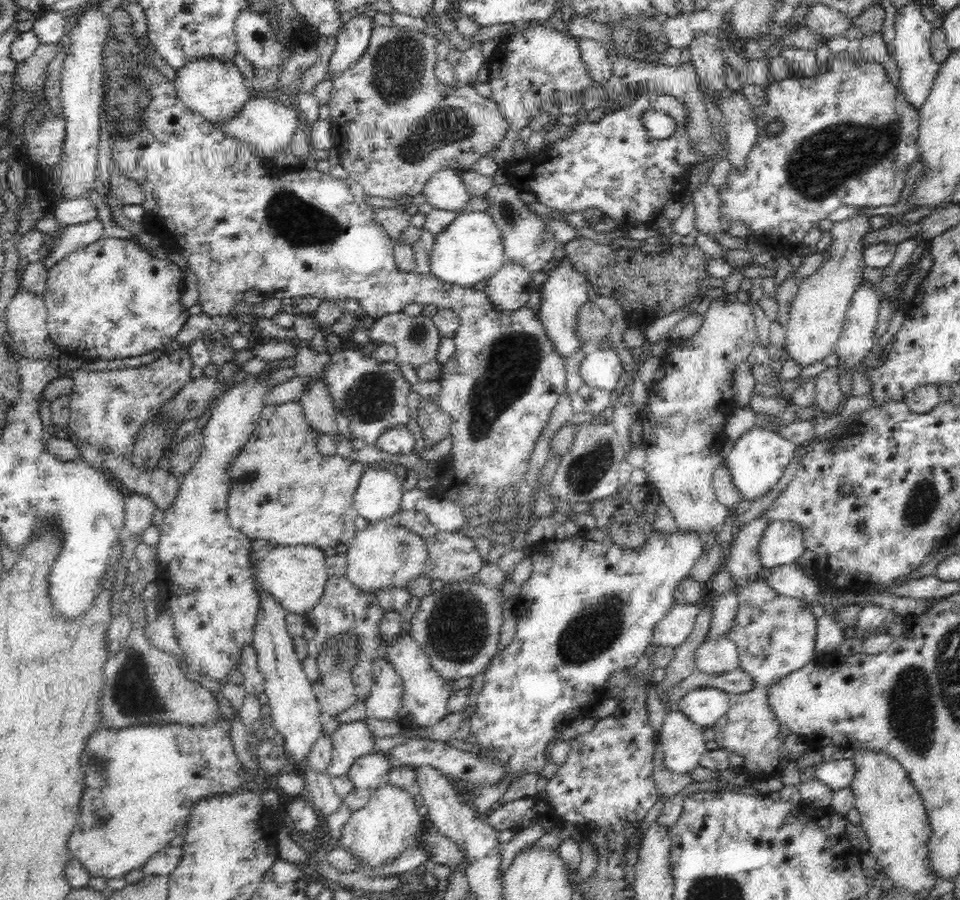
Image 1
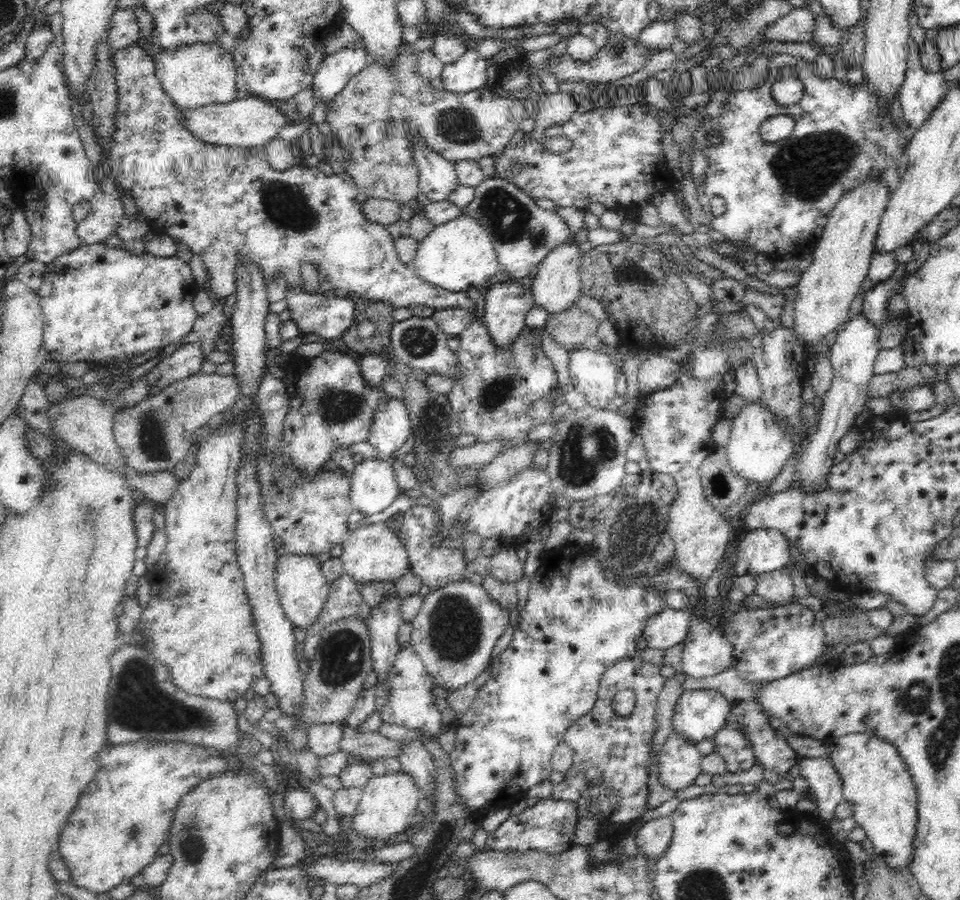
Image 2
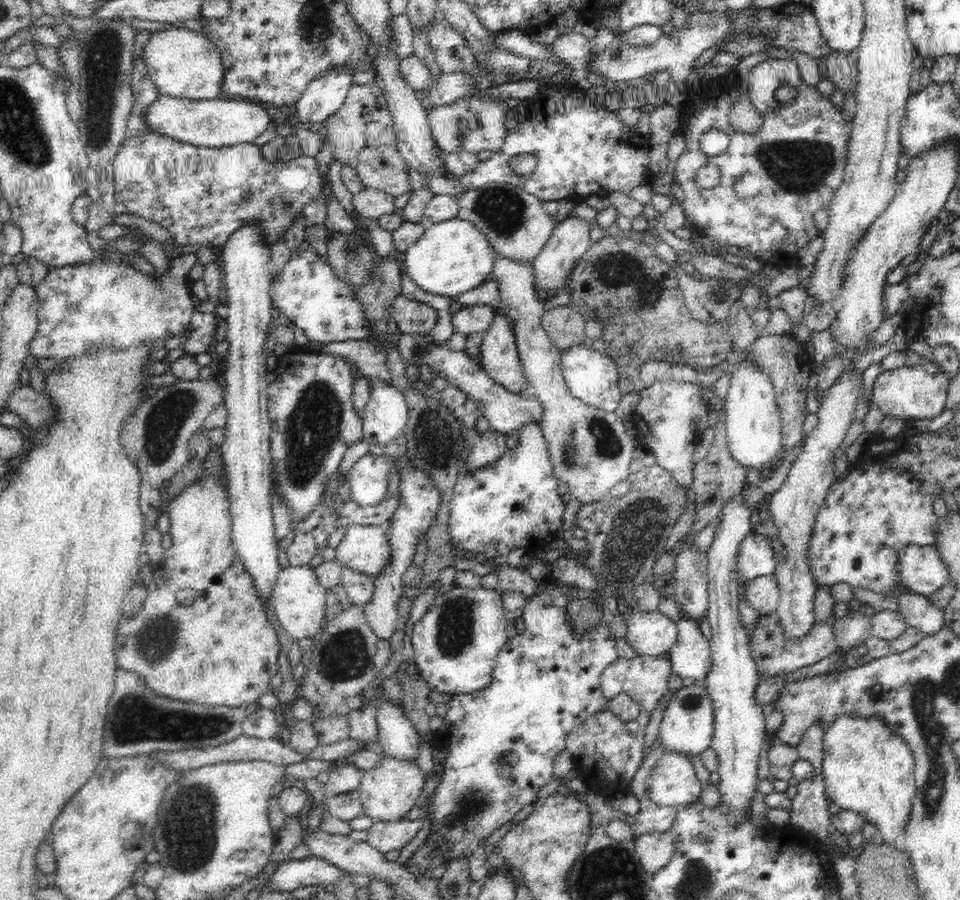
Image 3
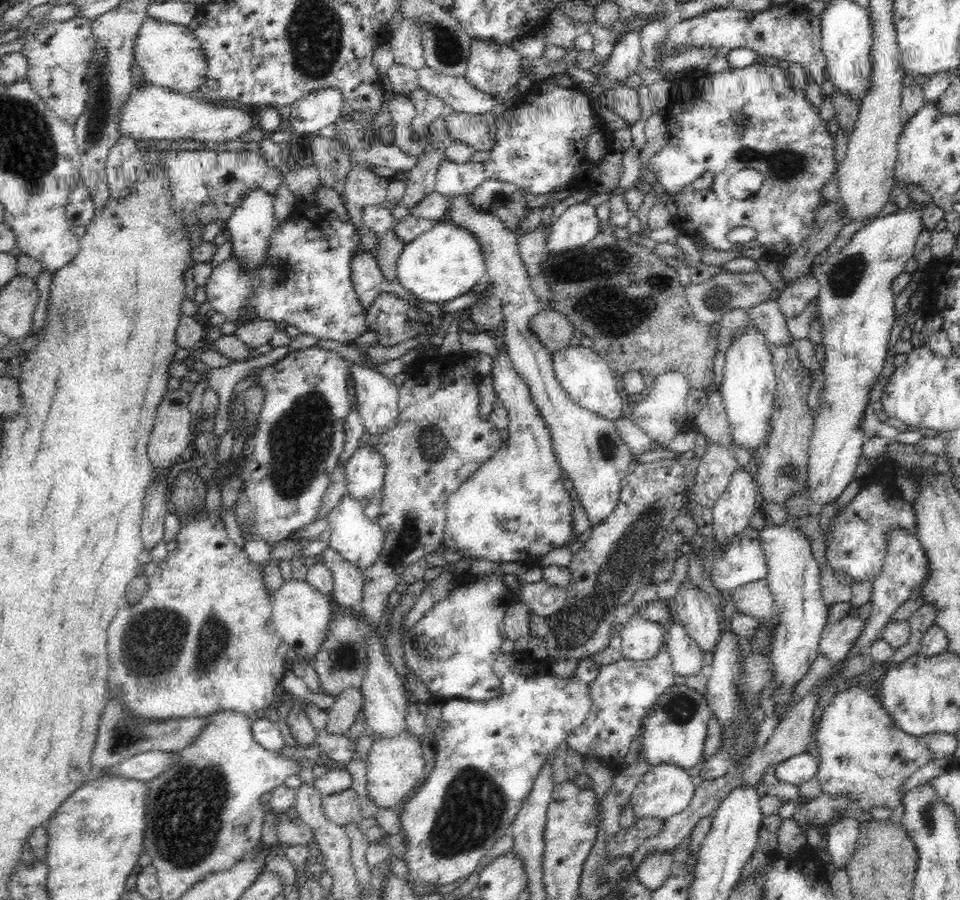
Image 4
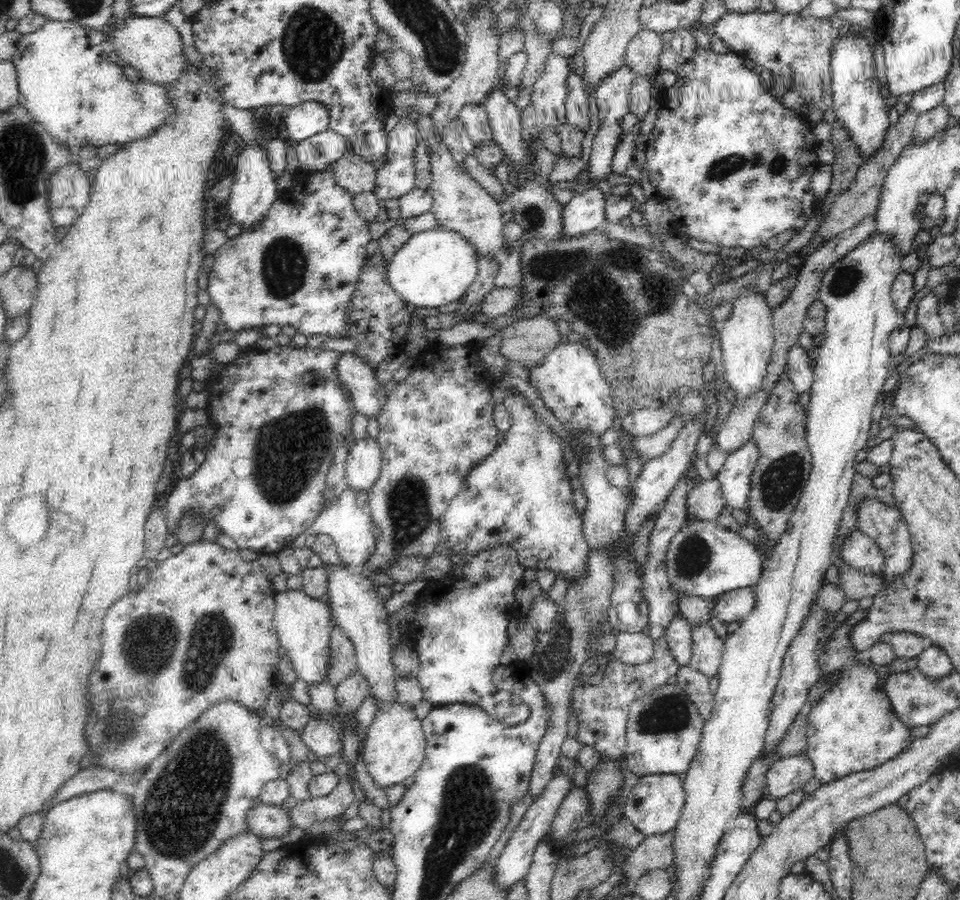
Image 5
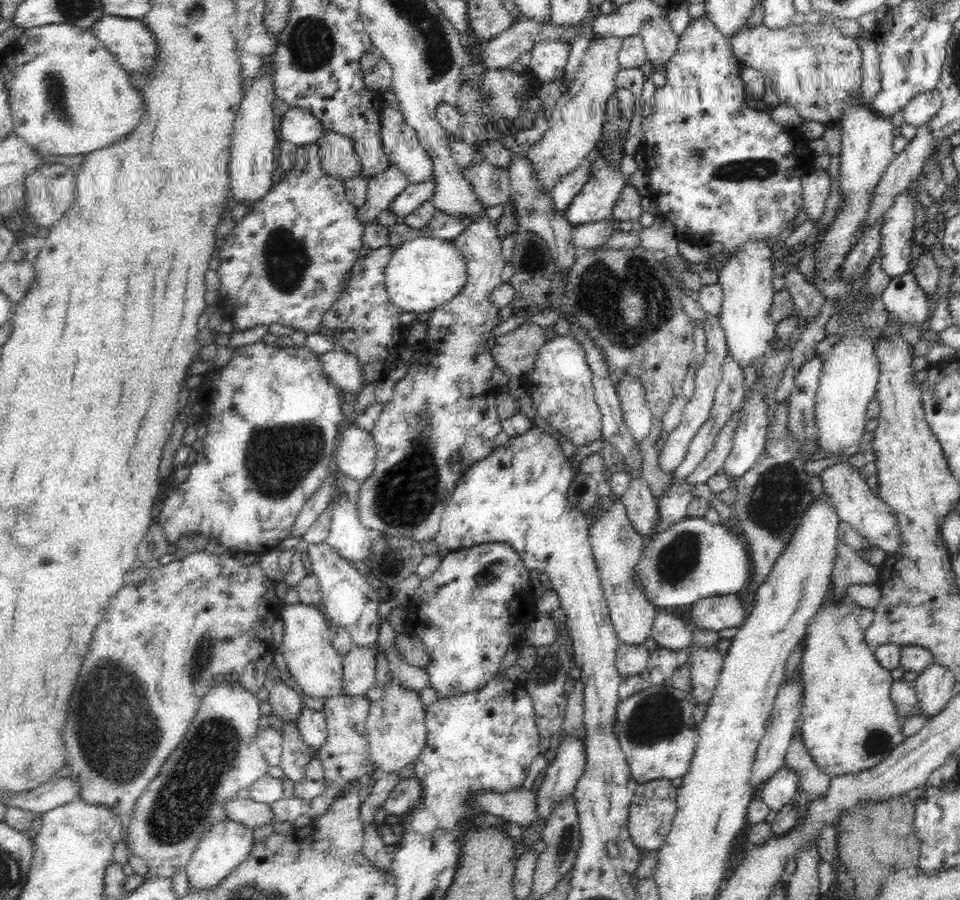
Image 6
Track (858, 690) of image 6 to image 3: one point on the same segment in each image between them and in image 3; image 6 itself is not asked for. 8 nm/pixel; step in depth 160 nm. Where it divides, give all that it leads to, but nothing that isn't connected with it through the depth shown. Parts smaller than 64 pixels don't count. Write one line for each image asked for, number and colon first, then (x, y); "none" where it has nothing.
3: (868, 769)
4: (863, 754)
5: (852, 728)

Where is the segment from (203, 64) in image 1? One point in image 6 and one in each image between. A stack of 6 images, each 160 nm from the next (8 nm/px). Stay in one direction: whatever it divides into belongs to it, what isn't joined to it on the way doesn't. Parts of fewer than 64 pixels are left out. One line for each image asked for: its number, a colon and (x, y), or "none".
2: (195, 75)
3: (183, 64)
4: (170, 56)
5: (152, 45)
6: (130, 41)

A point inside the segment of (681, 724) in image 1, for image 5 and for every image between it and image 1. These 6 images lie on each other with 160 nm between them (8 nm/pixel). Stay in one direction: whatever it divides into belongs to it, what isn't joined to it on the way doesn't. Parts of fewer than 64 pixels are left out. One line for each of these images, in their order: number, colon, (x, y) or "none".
2: (679, 764)
3: (673, 782)
4: (665, 790)
5: (654, 805)

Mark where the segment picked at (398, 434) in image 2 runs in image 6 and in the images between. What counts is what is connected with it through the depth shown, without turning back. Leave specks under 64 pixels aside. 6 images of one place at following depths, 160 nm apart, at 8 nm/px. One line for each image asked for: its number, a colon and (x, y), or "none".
3: (384, 418)
4: (377, 399)
5: (368, 396)
6: (342, 368)

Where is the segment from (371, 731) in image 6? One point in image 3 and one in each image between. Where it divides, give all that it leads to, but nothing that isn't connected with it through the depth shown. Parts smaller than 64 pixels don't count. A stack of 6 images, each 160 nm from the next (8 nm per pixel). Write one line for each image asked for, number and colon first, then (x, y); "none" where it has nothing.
3: (387, 792)
4: (395, 765)
5: (395, 745)

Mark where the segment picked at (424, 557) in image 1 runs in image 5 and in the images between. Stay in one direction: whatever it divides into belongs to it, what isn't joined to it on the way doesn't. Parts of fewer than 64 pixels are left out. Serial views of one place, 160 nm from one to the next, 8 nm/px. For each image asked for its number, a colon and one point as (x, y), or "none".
2: (374, 553)
3: (364, 548)
4: (359, 540)
5: (350, 525)

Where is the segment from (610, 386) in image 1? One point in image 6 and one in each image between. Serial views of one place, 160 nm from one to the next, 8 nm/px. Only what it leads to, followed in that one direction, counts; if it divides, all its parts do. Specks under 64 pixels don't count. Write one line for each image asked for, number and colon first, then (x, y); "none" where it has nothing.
2: (592, 372)
3: (593, 378)
4: (587, 379)
5: (569, 380)
6: (560, 383)

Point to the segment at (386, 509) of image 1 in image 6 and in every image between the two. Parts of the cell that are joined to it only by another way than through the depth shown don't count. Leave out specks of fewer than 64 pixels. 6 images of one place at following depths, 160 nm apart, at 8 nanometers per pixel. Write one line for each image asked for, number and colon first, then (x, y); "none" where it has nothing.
2: (374, 487)
3: (369, 477)
4: (365, 470)
5: (363, 464)
6: (356, 451)

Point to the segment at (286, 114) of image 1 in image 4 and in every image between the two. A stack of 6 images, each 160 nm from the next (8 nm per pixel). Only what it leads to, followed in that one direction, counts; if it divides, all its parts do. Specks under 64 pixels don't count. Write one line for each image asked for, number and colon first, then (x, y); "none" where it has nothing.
2: (252, 122)
3: (212, 124)
4: (151, 113)

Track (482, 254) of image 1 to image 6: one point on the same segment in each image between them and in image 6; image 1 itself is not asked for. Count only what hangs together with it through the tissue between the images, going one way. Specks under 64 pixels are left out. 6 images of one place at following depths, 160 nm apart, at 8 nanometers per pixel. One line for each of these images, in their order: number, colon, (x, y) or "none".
2: (458, 255)
3: (451, 257)
4: (447, 261)
5: (432, 268)
6: (424, 273)

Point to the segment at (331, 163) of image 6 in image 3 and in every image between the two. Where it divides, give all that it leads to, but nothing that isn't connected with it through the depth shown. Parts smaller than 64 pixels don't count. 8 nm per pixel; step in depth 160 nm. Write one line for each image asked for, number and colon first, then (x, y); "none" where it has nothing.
3: (370, 203)
4: (363, 187)
5: (351, 172)

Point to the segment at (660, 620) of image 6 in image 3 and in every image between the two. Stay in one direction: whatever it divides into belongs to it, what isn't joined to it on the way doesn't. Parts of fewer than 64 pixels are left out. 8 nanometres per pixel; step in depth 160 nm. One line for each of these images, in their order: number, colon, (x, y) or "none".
3: (691, 657)
4: (687, 657)
5: (679, 633)

